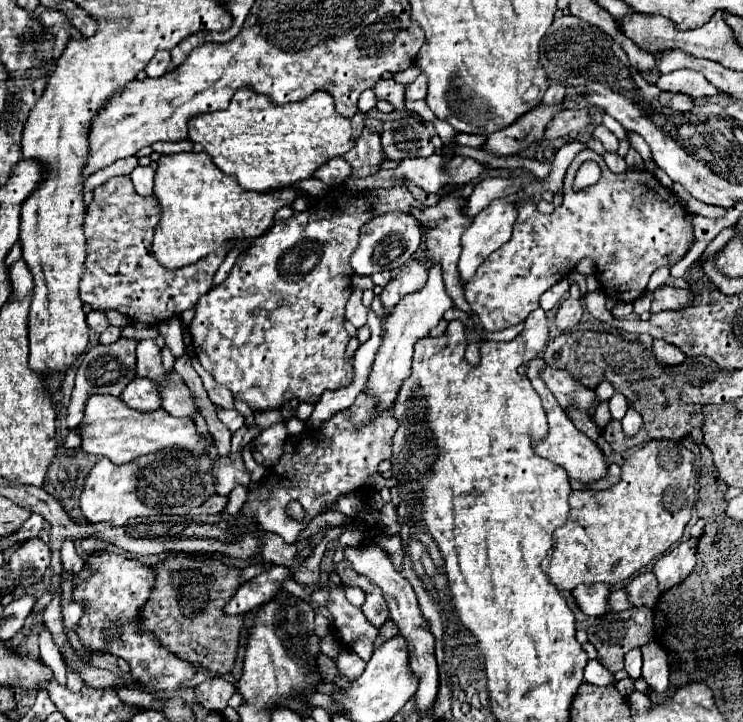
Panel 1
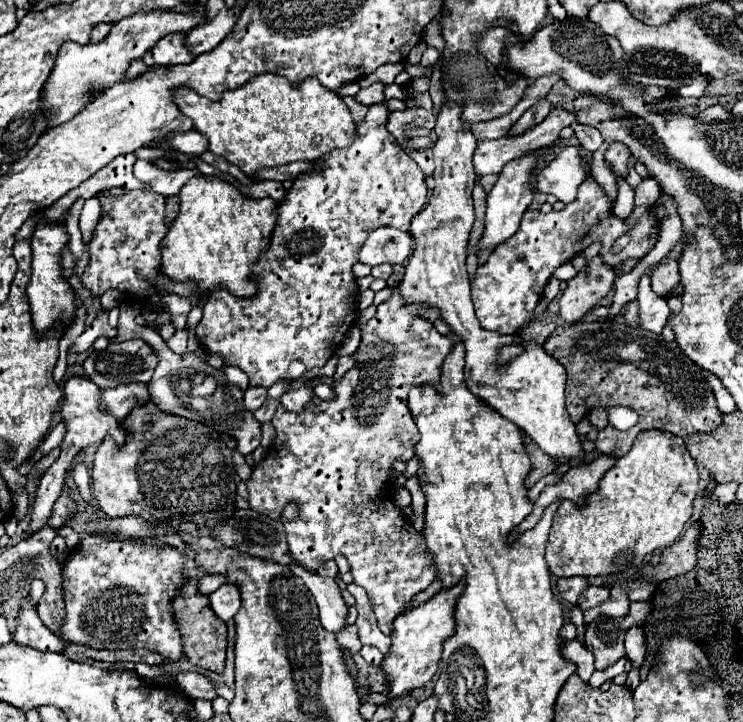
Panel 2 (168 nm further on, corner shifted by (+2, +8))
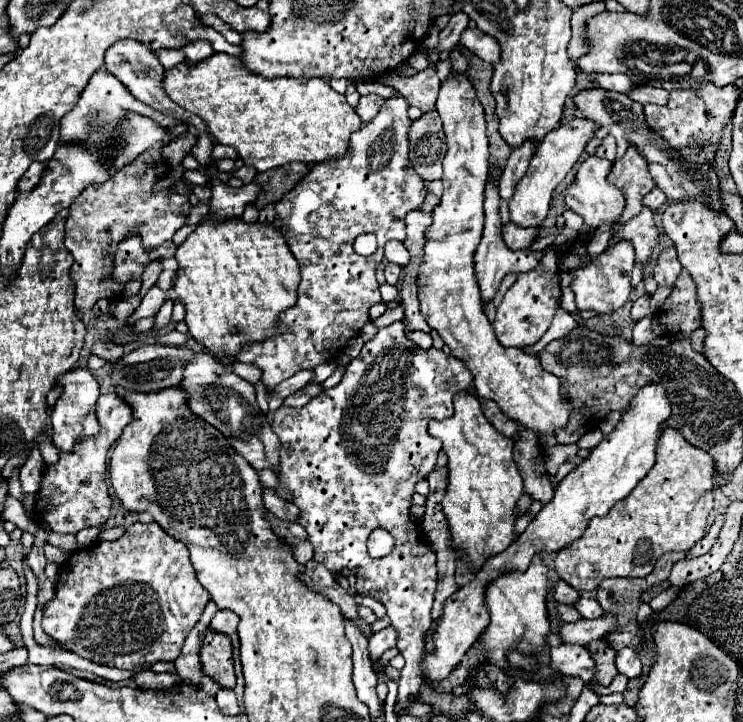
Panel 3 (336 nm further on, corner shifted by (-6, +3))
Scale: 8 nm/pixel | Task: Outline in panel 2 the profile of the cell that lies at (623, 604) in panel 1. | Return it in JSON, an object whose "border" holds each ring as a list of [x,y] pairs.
{"border":[[[590,587],[590,589],[582,595],[578,607],[580,607],[582,611],[588,611],[588,609],[604,603],[606,599],[610,599],[610,589],[608,589],[608,587]]]}

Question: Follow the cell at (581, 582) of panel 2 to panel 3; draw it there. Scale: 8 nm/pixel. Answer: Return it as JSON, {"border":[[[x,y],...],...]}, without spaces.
{"border":[[[558,580],[554,584],[554,598],[562,604],[574,604],[578,600],[578,592],[572,586],[568,586],[564,580]]]}

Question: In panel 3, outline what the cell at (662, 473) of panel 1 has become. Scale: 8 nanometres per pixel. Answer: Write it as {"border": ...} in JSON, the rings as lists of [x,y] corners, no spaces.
{"border":[[[664,428],[658,442],[654,468],[628,494],[628,498],[620,500],[606,516],[592,518],[586,532],[576,542],[572,542],[570,548],[564,548],[562,554],[556,556],[554,564],[558,576],[576,590],[592,590],[606,578],[648,576],[656,560],[666,552],[688,552],[706,534],[706,520],[710,510],[714,508],[712,500],[714,472],[716,462],[712,460],[712,456],[708,456],[708,452],[688,444],[676,428]]]}

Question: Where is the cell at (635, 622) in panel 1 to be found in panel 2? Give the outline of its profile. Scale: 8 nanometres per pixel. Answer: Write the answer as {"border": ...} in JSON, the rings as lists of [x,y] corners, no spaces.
{"border":[[[632,603],[628,615],[606,617],[600,615],[586,625],[586,647],[596,657],[596,669],[606,669],[614,665],[624,655],[624,635],[632,625],[644,623],[650,611],[650,603]]]}

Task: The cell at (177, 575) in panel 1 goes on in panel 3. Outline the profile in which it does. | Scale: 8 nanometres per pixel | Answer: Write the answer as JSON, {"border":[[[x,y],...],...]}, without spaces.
{"border":[[[208,632],[200,650],[202,670],[222,688],[234,688],[236,676],[232,666],[232,644],[228,636]]]}

